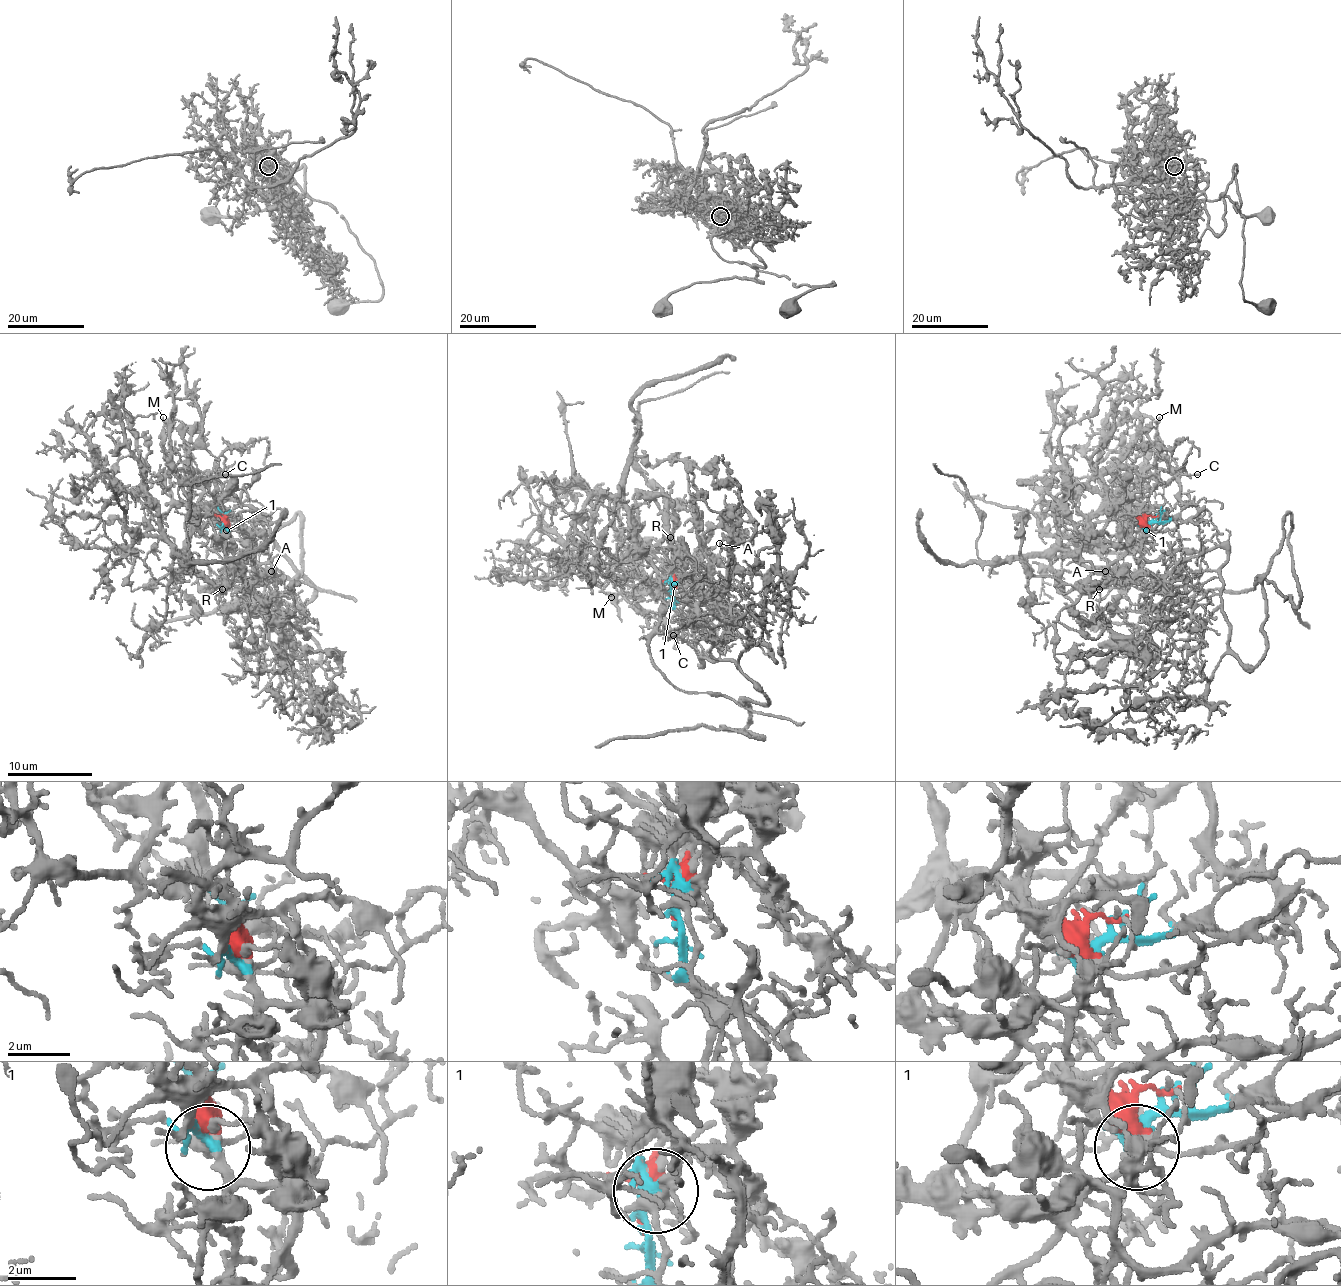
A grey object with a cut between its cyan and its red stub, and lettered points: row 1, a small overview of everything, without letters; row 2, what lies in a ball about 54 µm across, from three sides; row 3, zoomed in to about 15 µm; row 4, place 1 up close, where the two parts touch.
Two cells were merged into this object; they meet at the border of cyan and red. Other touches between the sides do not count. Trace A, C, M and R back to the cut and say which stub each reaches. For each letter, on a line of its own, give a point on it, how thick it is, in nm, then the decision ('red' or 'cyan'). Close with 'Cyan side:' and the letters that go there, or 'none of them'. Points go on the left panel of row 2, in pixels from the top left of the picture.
A: place (271, 571); calibre 160 nm; cyan
C: place (225, 474); calibre 170 nm; cyan
M: place (163, 417); calibre 110 nm; red
R: place (222, 589); calibre 220 nm; cyan
Cyan side: A, C, R

